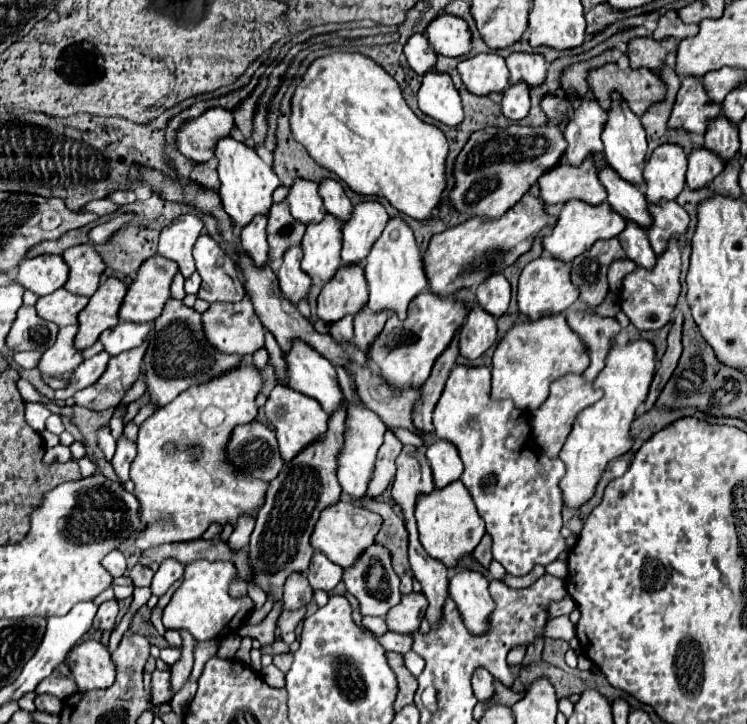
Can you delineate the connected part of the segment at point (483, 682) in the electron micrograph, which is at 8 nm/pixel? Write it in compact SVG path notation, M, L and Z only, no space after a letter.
M479 670L477 674L473 674L473 692L475 692L479 702L489 702L495 694L493 676L485 670Z

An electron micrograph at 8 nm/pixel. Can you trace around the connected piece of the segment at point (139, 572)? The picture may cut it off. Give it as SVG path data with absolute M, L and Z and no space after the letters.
M137 564L137 566L129 572L129 578L131 578L133 586L139 588L139 586L147 586L147 580L151 582L153 572L151 572L151 568L139 568L139 564Z

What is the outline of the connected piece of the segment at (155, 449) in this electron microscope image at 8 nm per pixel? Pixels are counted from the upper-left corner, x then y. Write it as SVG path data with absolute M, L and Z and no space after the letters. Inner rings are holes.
M249 362L245 368L229 372L229 376L189 388L189 392L183 392L171 404L159 408L141 424L131 480L145 528L139 532L135 548L145 550L159 544L199 540L211 524L235 526L239 516L257 514L269 484L239 478L227 460L225 448L235 426L249 424L257 418L255 396L261 386L263 376ZM167 442L175 446L175 452L165 452ZM191 448L201 450L191 454Z

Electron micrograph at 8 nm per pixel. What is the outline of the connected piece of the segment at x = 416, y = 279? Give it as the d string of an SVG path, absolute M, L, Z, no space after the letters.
M391 218L379 236L377 244L371 248L363 266L367 286L369 286L369 302L367 308L371 312L391 312L401 320L407 318L409 302L427 288L427 276L423 270L423 258L419 254L419 246L411 228L401 218Z

